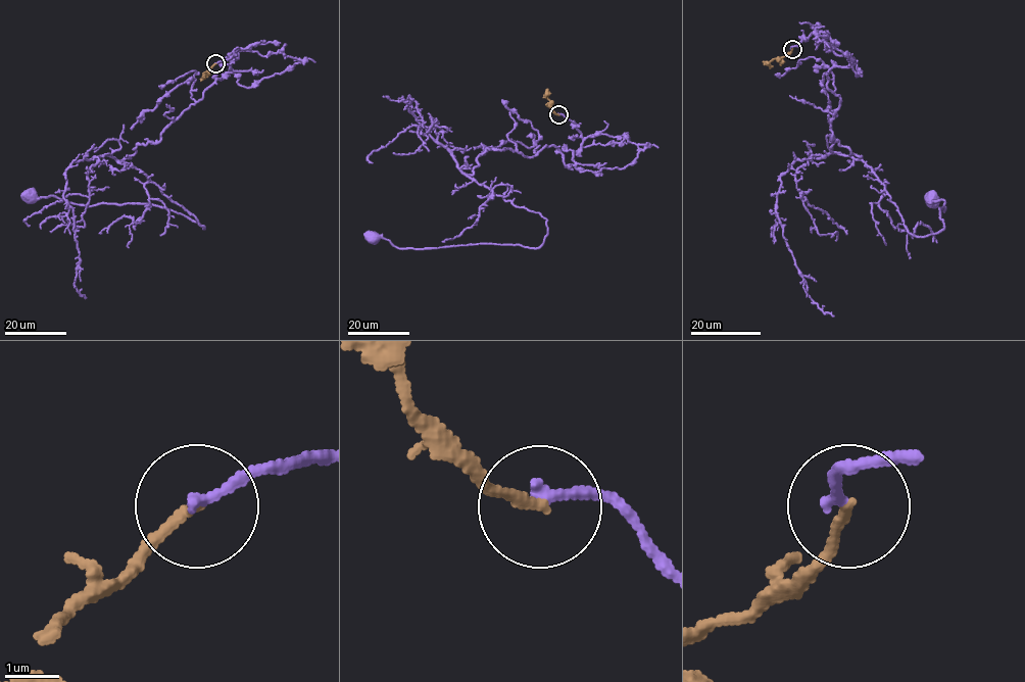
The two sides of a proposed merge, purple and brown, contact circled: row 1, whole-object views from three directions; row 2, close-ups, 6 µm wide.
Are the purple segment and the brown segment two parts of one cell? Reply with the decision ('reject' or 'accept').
reject

